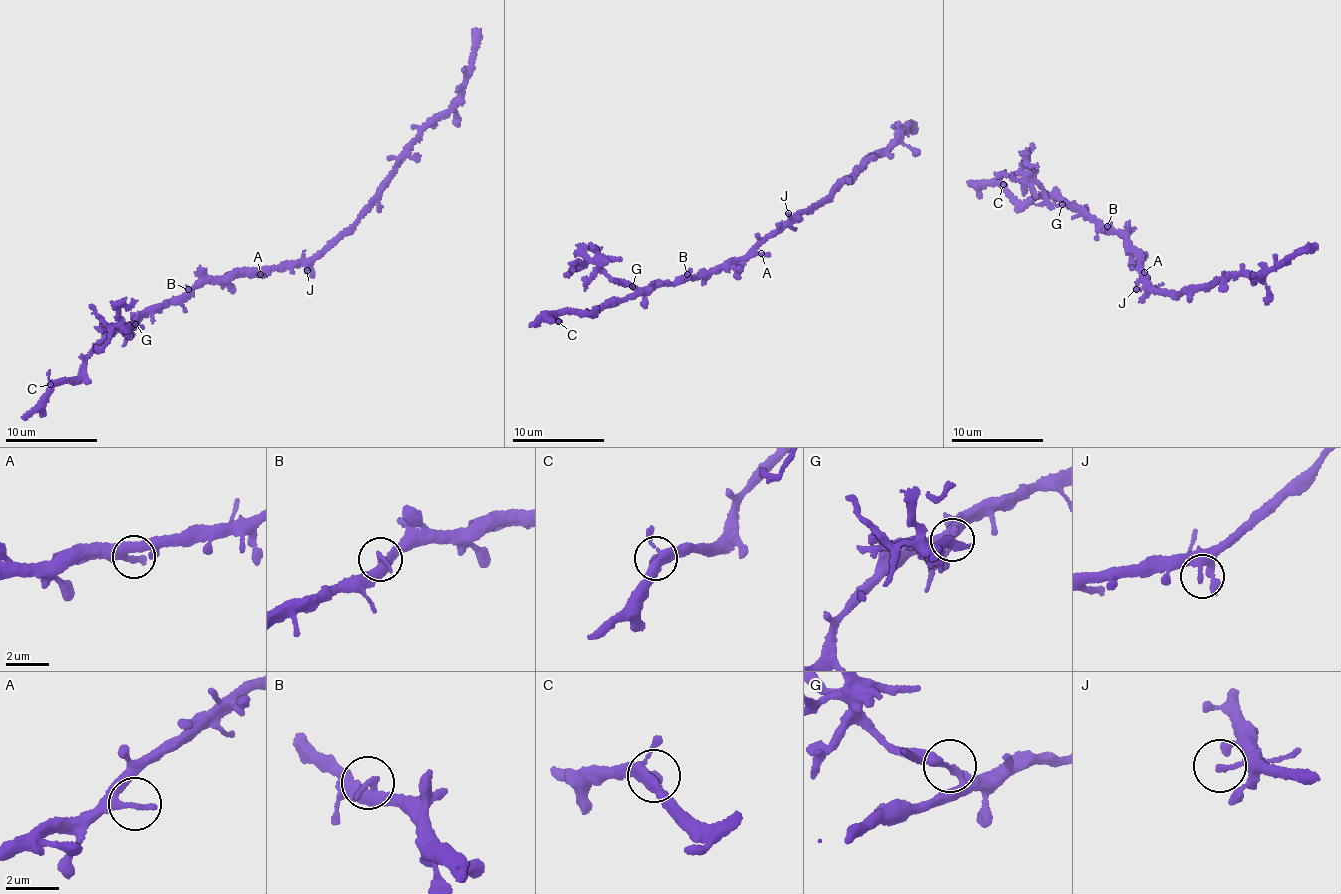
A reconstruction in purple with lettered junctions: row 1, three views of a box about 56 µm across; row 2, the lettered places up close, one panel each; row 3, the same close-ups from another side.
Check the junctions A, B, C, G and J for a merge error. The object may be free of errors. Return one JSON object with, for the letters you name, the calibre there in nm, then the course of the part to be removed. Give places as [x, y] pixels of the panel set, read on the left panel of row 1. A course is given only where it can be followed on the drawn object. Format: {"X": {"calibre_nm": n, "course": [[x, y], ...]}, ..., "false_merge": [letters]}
{"G": {"calibre_nm": 200, "course": [[134, 324], [131, 332], [123, 326], [116, 325], [102, 348], [95, 350]]}, "false_merge": ["G"]}

